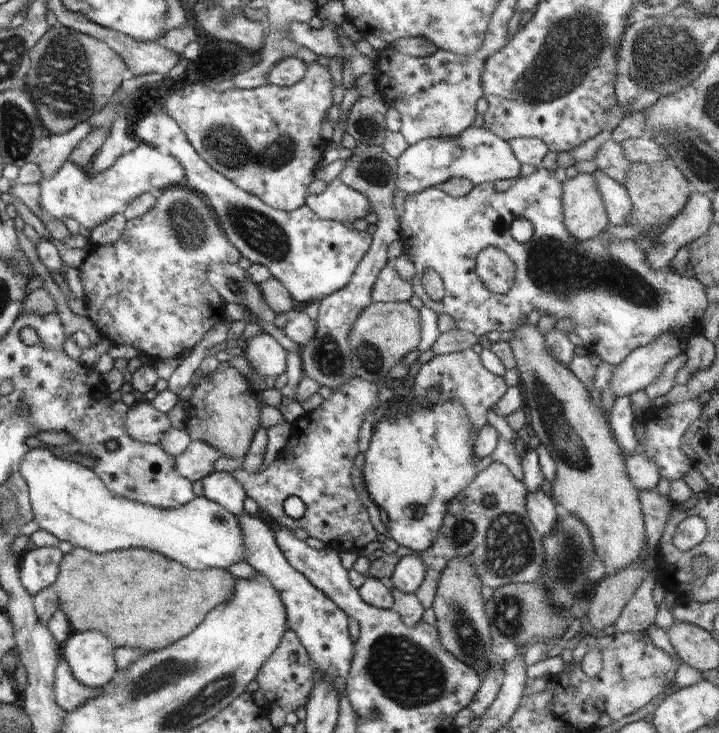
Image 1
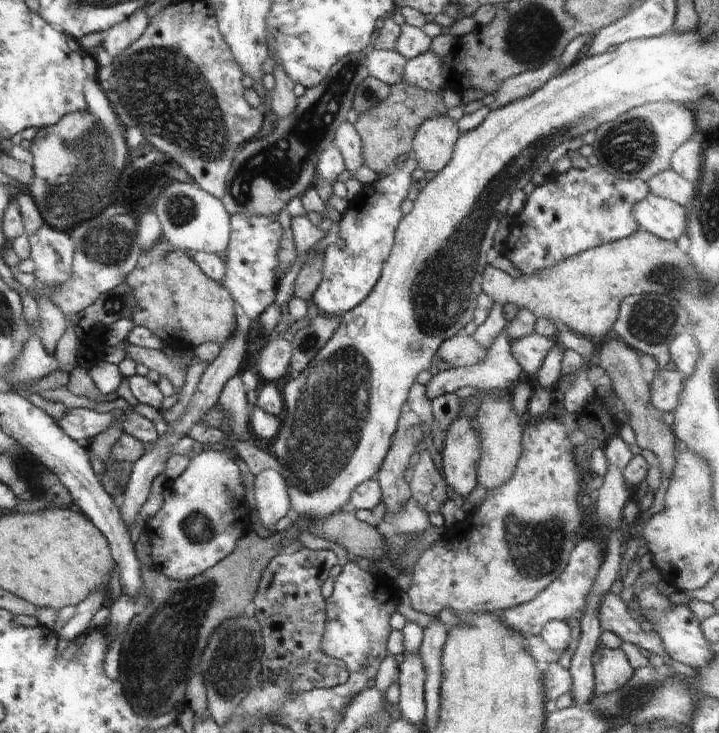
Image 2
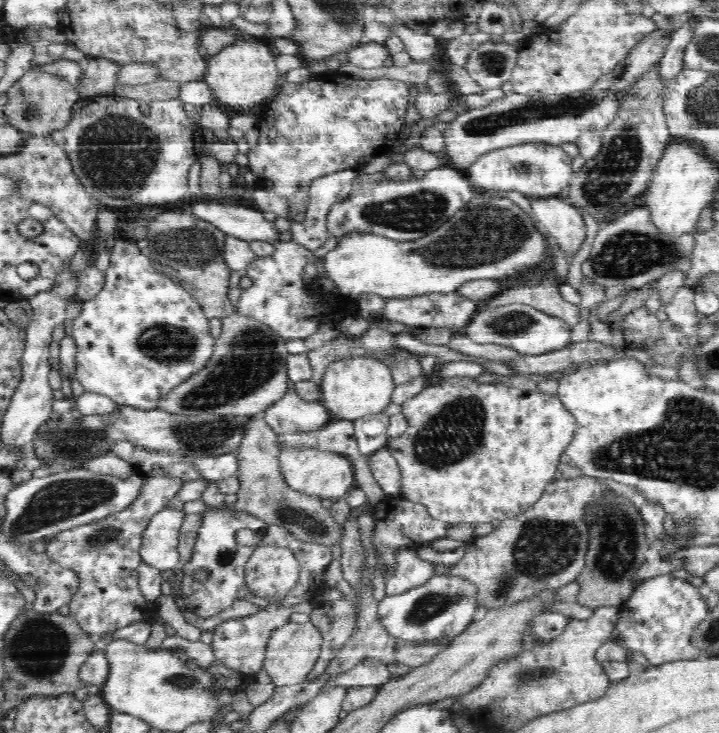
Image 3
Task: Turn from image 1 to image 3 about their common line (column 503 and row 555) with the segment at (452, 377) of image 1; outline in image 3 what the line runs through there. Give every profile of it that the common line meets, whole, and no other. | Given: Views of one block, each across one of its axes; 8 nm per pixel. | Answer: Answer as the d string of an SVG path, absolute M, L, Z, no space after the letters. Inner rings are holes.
M390 495L380 500L373 506L373 517L375 518L375 531L373 544L379 554L381 564L385 570L396 568L396 550L398 548L410 548L417 550L423 545L428 545L438 538L446 538L446 532L451 524L431 517L421 503L411 502L400 495Z

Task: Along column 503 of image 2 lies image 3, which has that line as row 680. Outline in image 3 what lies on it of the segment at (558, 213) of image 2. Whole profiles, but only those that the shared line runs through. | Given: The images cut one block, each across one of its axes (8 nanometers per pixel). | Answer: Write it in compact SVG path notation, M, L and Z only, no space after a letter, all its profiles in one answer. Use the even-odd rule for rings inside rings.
M258 544L245 566L245 581L248 588L267 596L269 602L274 603L268 603L260 612L250 616L226 618L213 631L211 645L216 660L220 660L224 666L241 672L243 678L248 680L248 684L256 682L255 676L263 668L266 646L274 630L290 621L290 615L294 612L310 614L319 605L320 599L304 601L297 605L284 605L280 601L298 582L299 574L300 563L290 549Z

